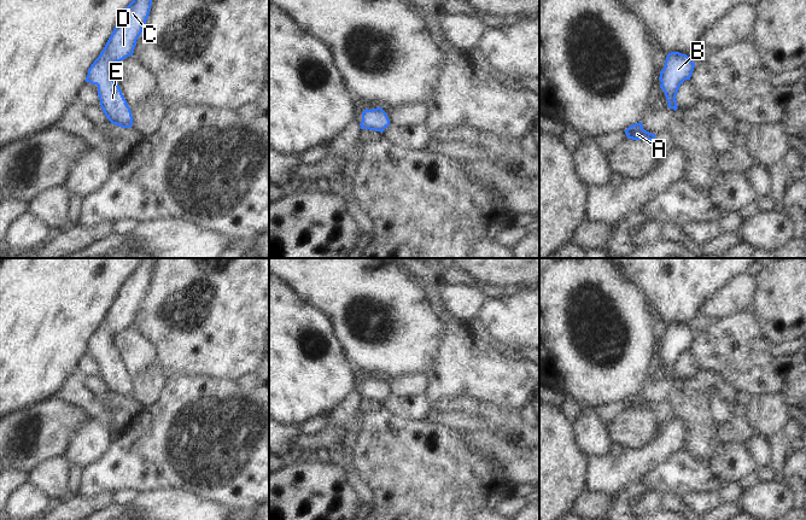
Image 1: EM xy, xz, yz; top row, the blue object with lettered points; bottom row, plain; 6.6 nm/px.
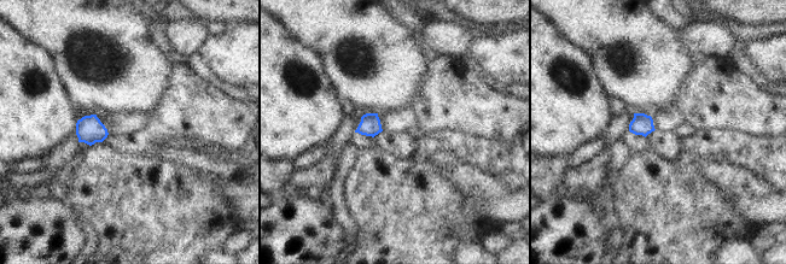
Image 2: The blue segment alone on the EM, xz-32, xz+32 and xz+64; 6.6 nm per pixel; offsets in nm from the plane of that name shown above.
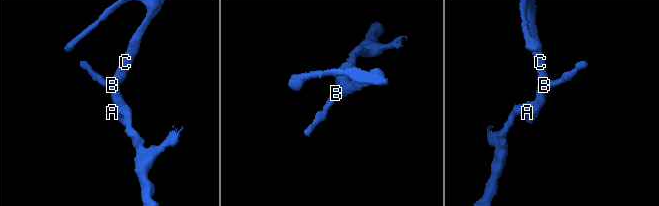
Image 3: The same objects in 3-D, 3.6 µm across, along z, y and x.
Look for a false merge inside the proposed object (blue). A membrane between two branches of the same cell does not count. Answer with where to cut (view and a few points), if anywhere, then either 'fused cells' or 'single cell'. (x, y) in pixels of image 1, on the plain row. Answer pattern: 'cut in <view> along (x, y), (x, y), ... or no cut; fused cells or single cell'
no cut; single cell

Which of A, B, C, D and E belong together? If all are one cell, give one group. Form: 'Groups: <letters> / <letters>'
Groups: A B C D E.

